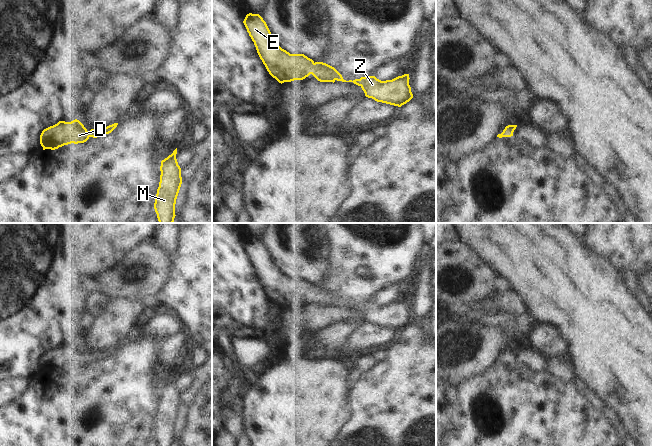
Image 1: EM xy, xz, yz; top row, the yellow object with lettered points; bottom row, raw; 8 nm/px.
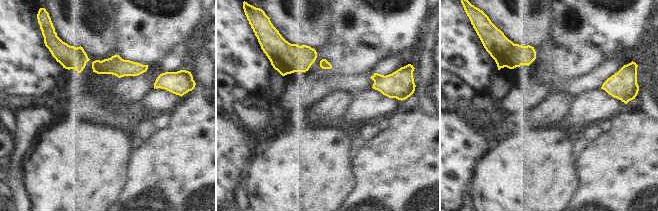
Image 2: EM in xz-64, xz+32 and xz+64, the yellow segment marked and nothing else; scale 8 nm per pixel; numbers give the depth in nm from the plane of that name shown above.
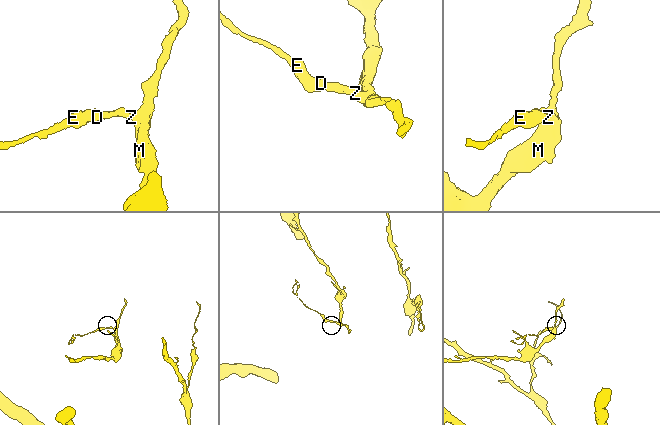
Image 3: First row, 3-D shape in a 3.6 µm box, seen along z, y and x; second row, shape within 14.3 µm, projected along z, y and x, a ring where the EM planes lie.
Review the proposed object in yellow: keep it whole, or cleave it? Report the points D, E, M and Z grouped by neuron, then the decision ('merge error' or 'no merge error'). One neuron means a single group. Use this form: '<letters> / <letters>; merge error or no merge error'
D E M Z; no merge error

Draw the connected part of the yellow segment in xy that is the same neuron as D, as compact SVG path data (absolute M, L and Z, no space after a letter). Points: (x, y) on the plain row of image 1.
M77 343L71 346L59 345L57 348L44 353L40 359L40 368L45 373L55 374L71 367L86 366L90 361L97 362L111 357L118 347L107 351L98 351L89 356Z

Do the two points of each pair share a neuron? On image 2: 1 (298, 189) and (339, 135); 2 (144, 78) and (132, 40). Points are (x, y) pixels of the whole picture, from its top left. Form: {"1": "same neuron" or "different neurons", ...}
{"1": "same neuron", "2": "different neurons"}

